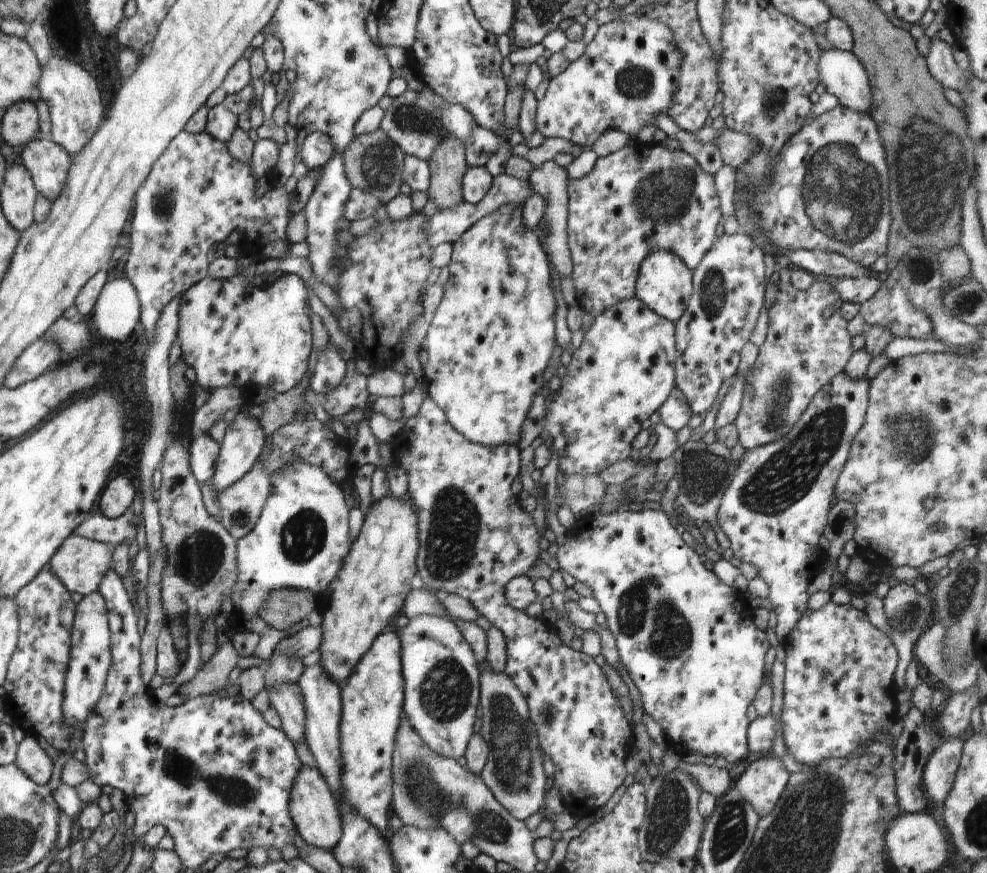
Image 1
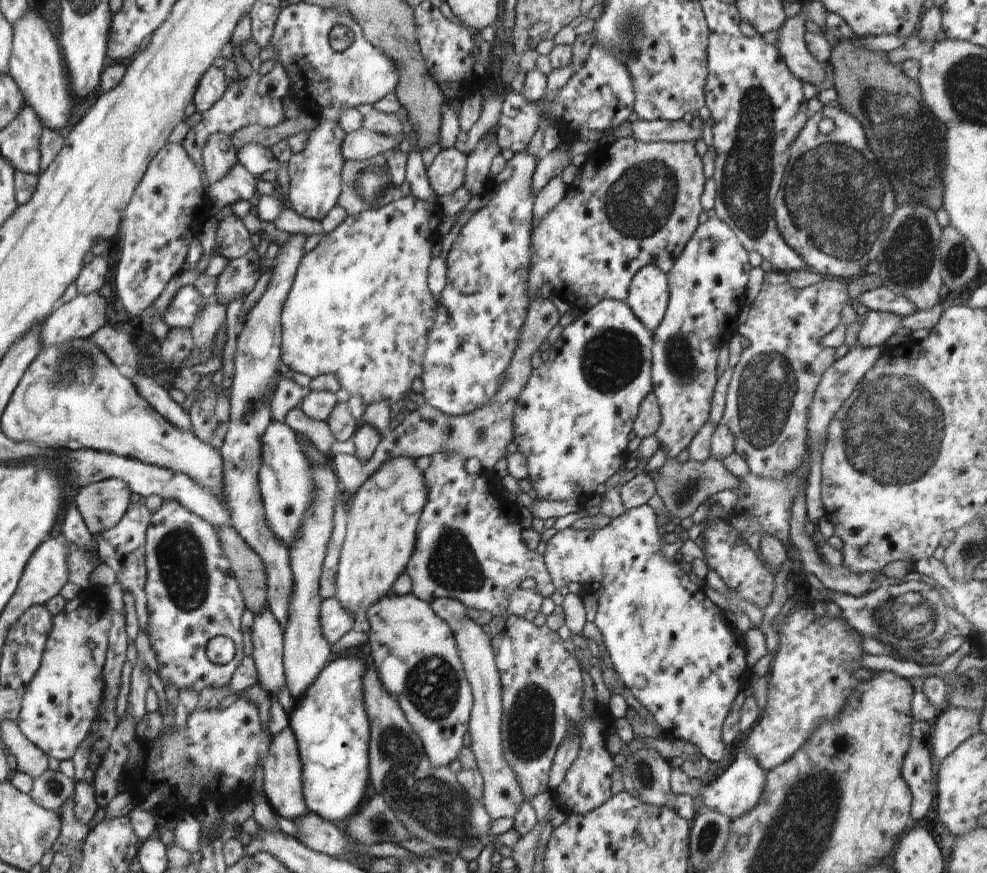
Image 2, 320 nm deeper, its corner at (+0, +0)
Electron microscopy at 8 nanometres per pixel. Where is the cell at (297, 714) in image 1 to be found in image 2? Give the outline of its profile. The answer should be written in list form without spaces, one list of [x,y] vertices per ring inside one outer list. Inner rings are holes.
[[[268,607],[254,614],[253,619],[251,655],[255,662],[258,683],[275,700],[278,690],[285,685],[282,626]]]

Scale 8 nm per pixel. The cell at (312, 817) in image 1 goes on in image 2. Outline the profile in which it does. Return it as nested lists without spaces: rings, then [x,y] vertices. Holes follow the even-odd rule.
[[[288,725],[282,732],[271,738],[271,745],[264,757],[262,768],[264,772],[262,790],[276,815],[294,821],[309,811],[304,802],[302,767],[292,726]]]

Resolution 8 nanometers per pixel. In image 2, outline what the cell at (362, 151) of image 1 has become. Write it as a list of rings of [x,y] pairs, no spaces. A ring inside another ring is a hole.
[[[376,155],[364,161],[346,159],[341,172],[340,205],[348,215],[359,215],[368,209],[382,208],[380,198],[393,182],[386,155]]]

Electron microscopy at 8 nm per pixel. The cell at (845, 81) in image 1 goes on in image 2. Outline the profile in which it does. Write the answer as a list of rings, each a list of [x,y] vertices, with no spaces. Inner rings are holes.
[[[803,11],[786,19],[785,23],[777,30],[778,38],[775,45],[792,74],[803,83],[810,82],[816,86],[825,79],[827,70],[825,63],[819,63],[807,51],[803,37],[806,32],[804,28],[806,20]]]

